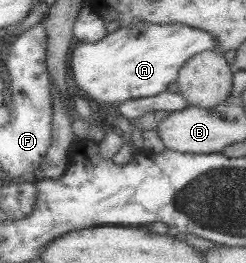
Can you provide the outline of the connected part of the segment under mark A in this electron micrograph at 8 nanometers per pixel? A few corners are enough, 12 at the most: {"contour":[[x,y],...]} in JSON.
{"contour":[[136,22],[72,49],[94,107],[165,91],[212,36]]}

